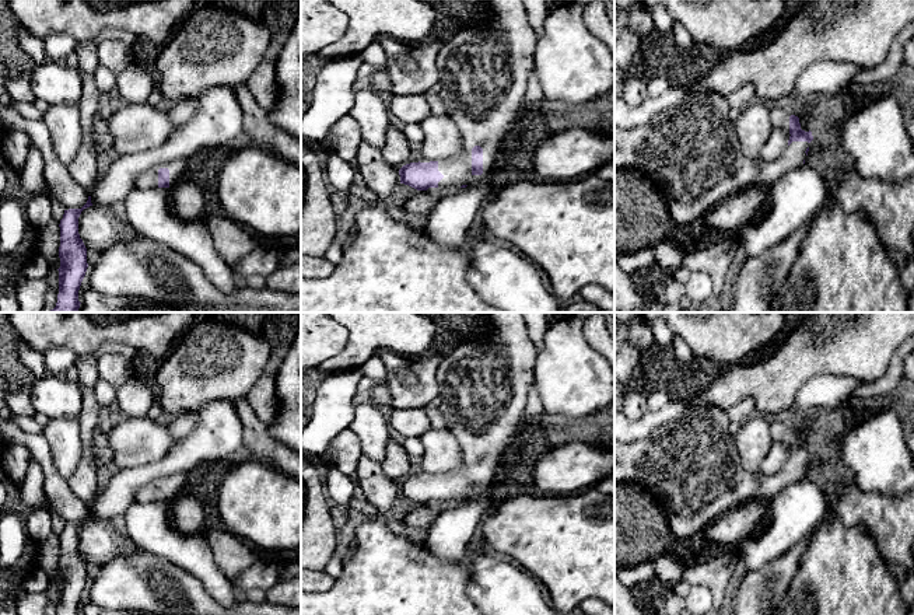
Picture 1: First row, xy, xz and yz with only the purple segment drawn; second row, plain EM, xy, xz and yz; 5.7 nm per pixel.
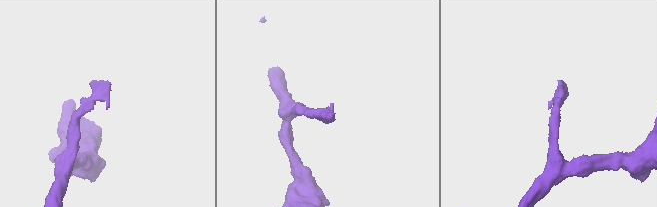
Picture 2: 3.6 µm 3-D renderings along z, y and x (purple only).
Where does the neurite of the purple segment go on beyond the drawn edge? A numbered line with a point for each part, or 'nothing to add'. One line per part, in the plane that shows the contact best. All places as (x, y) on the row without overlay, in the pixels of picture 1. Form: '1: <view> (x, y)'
nothing to add

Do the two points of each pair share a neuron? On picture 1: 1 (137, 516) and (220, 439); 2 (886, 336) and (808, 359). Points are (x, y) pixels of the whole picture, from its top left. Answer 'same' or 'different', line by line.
1: different
2: same

